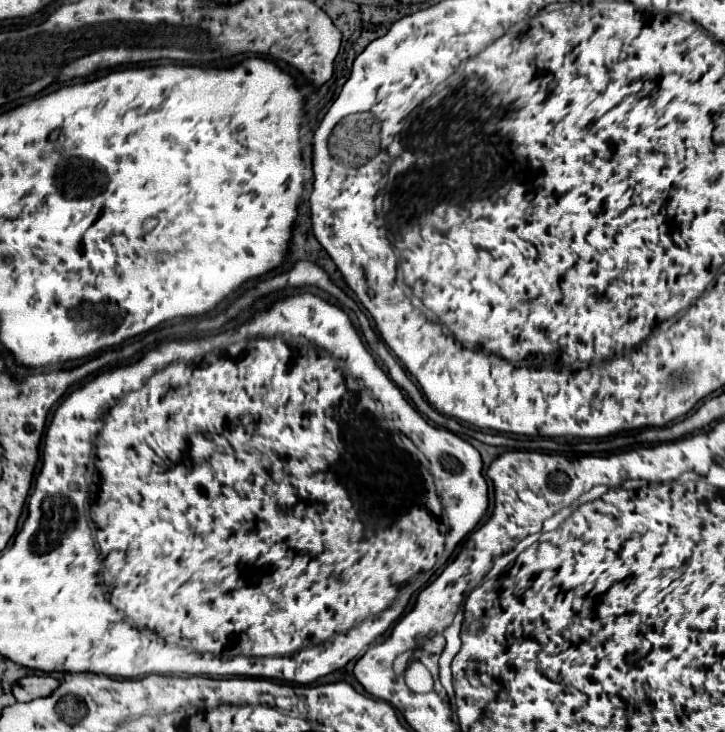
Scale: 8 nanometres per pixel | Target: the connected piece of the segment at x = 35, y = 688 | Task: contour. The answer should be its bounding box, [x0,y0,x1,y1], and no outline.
[12,675,58,701]

